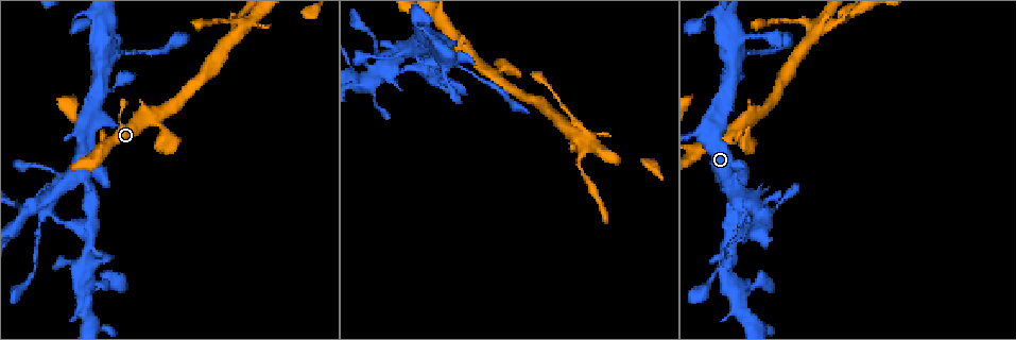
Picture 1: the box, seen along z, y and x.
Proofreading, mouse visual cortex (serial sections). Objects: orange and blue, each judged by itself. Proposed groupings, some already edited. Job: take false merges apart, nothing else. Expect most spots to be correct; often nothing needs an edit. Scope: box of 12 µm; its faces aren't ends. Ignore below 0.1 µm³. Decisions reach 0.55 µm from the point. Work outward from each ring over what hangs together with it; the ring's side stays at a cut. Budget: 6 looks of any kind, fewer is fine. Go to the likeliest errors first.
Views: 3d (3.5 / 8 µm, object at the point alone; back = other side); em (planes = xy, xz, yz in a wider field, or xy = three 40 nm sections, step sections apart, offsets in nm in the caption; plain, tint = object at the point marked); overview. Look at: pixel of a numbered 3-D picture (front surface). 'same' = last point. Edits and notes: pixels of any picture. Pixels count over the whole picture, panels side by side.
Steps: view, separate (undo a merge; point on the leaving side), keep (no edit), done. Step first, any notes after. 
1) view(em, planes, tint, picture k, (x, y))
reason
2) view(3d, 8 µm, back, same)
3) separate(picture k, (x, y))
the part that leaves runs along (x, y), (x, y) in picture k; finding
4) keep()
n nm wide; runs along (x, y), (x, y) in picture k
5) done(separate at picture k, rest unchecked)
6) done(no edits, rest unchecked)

view(3d, 3.5 µm, picture 1, (746, 213))
sudden change in width

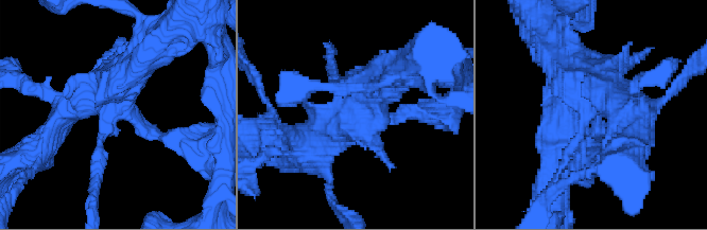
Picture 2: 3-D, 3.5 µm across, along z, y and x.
view(em, planes, tint, picture 2, (108, 111))
now the EM

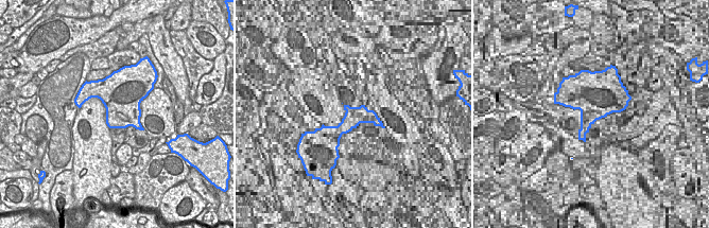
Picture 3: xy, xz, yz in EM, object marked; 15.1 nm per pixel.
keep()
runs along (395, 73), (337, 127), (300, 146) in picture 2; continuous, no second cell

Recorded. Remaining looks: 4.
view(3d, 8 µm, picture 1, (753, 119))
a fork

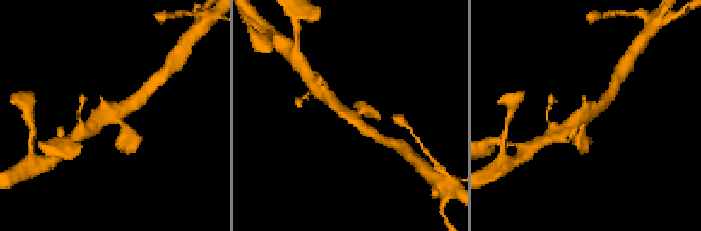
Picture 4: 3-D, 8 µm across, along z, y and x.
view(3d, 3.5 µm, picture 4, (348, 117))

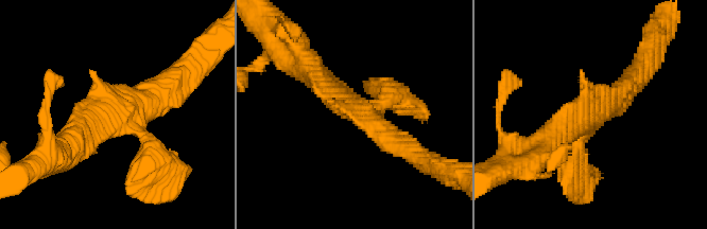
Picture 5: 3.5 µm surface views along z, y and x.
keep()
runs along (308, 68), (337, 95), (409, 150) in picture 5; one cell here

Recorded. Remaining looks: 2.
view(3d, 3.5 µm, picture 1, (823, 29))
calibre changes

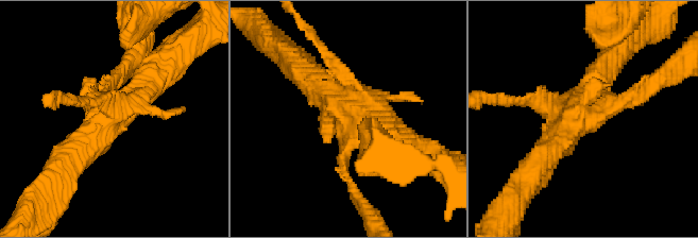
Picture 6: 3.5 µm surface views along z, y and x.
view(em, planes, tint, picture 6, (585, 115))

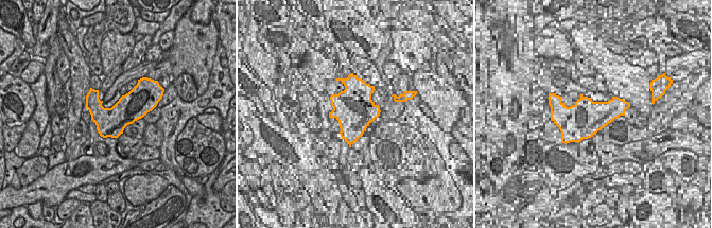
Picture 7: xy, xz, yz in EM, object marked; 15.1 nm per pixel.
keep()
runs along (67, 160), (109, 115), (162, 69) in picture 6; one cell here

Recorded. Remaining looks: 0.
done(no edits, rest unchecked)

